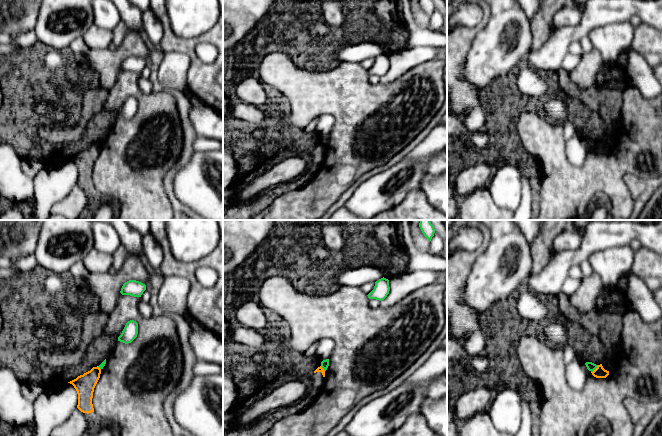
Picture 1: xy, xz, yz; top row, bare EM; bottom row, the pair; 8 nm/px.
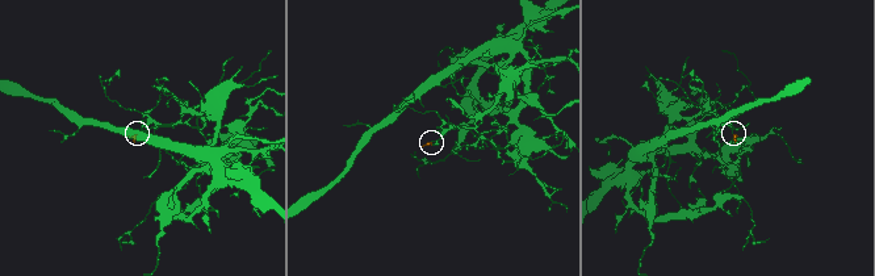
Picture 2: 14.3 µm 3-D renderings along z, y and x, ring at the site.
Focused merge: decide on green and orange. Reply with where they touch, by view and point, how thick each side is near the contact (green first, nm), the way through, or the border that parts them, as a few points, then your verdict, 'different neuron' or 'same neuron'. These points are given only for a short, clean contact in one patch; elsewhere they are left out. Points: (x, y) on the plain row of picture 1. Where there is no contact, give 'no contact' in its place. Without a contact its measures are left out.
meets green in yz at (594, 145); 70 nm thick on the green side, 90 nm on the other; border along yz (598, 141), (591, 148); different neuron

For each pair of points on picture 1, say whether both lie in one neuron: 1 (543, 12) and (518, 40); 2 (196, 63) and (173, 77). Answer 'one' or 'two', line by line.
1: two
2: two

